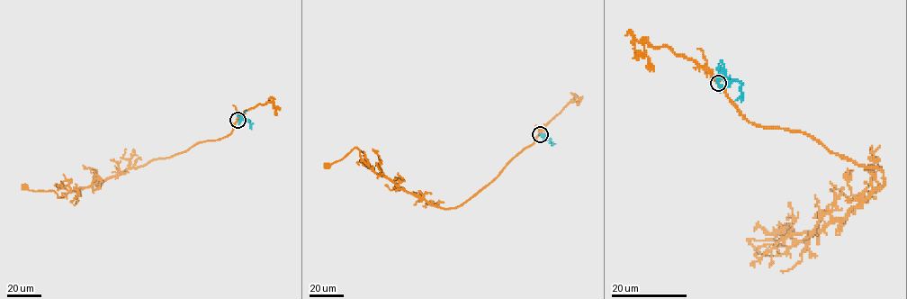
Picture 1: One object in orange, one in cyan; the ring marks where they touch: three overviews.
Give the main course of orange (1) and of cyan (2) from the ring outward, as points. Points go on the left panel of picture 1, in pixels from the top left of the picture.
1: (237, 120), (225, 137), (130, 167), (63, 196), (58, 197), (54, 191), (30, 190), (22, 185)
2: (237, 120), (248, 119), (251, 129)

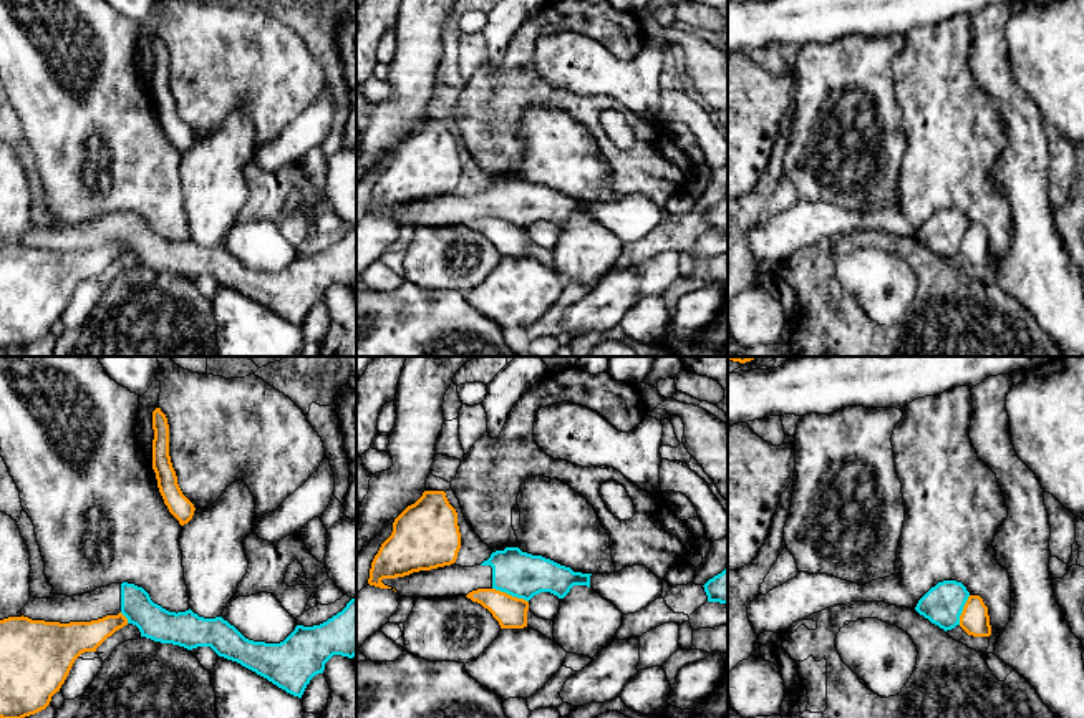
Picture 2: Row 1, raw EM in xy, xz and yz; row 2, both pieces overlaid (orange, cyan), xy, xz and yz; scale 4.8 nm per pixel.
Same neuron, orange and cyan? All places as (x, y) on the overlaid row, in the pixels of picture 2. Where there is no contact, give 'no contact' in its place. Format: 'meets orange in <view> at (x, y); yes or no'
meets orange in xz at (511, 596); no

